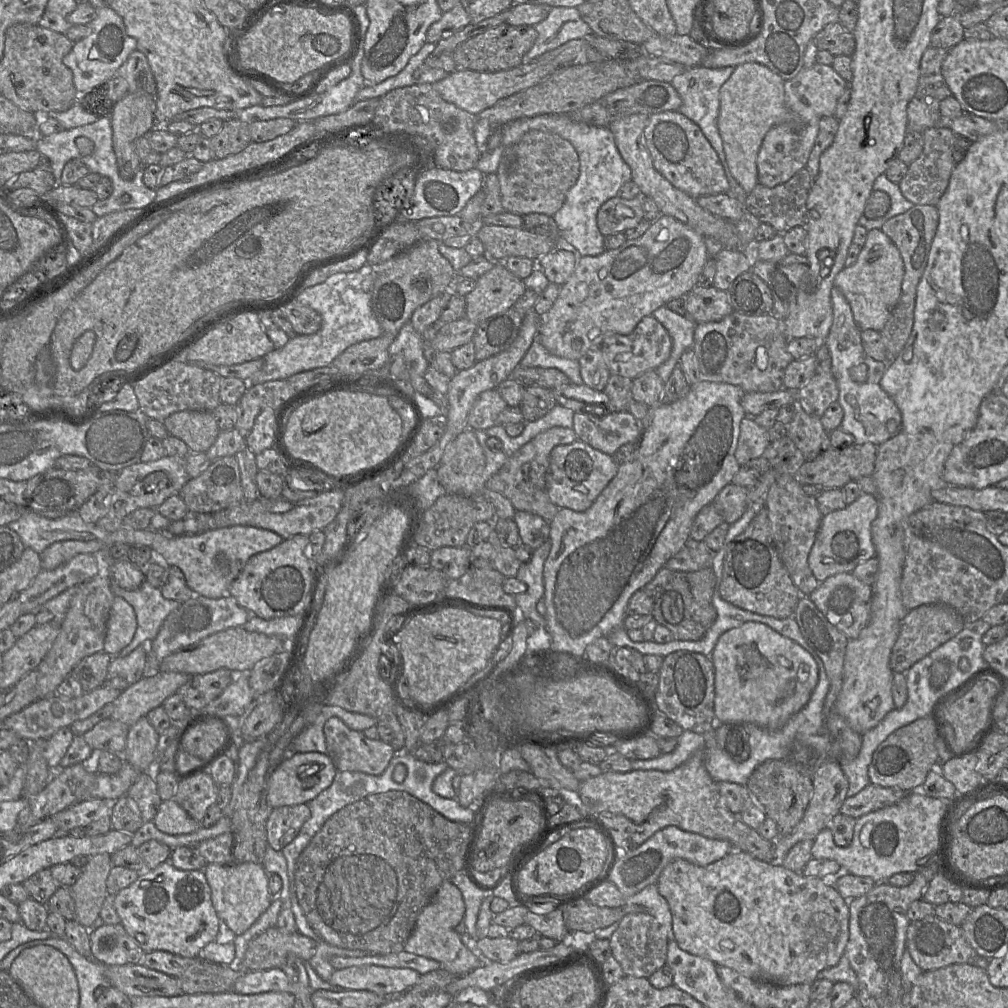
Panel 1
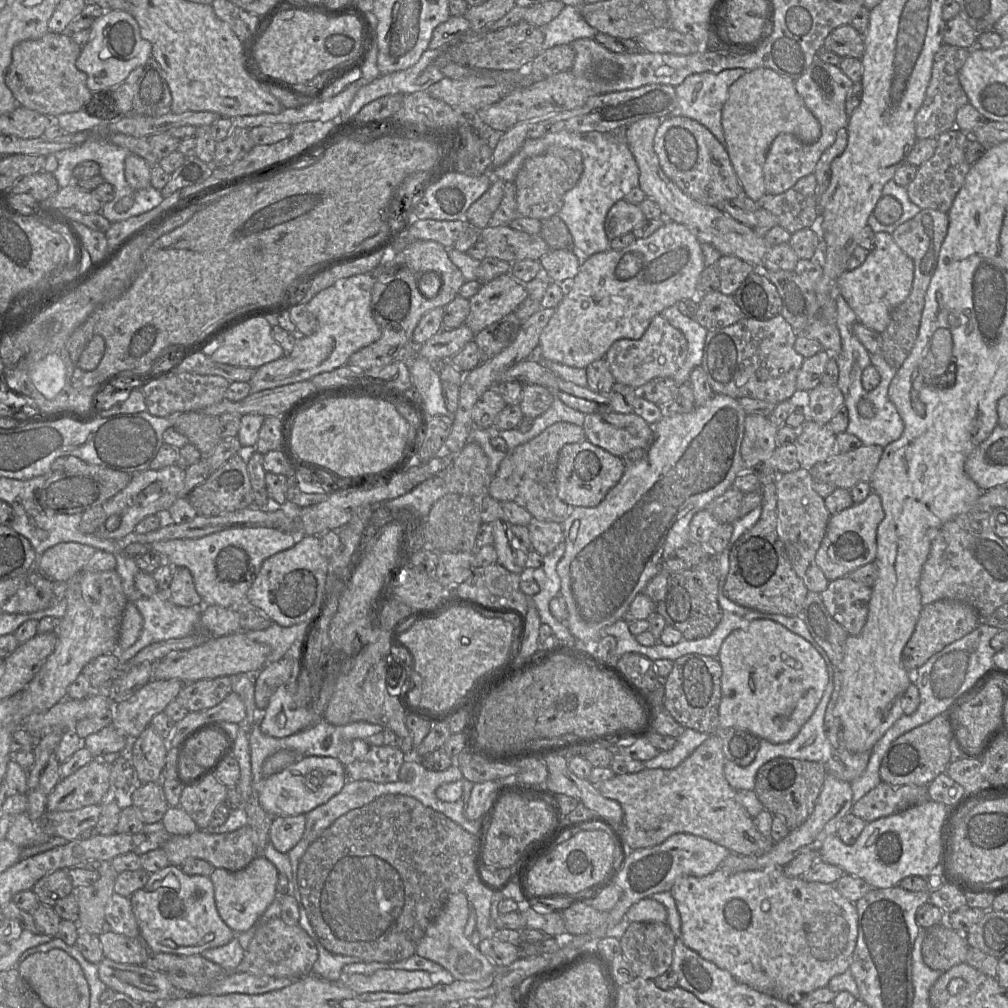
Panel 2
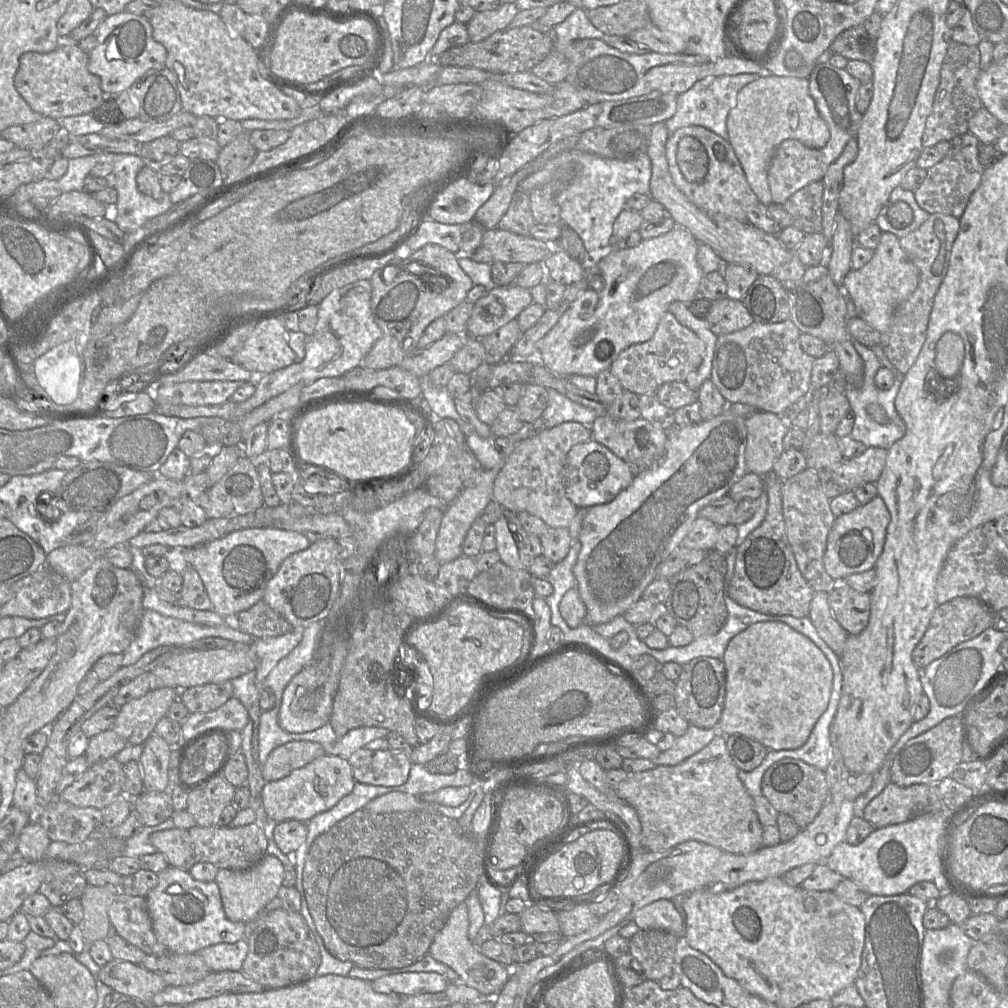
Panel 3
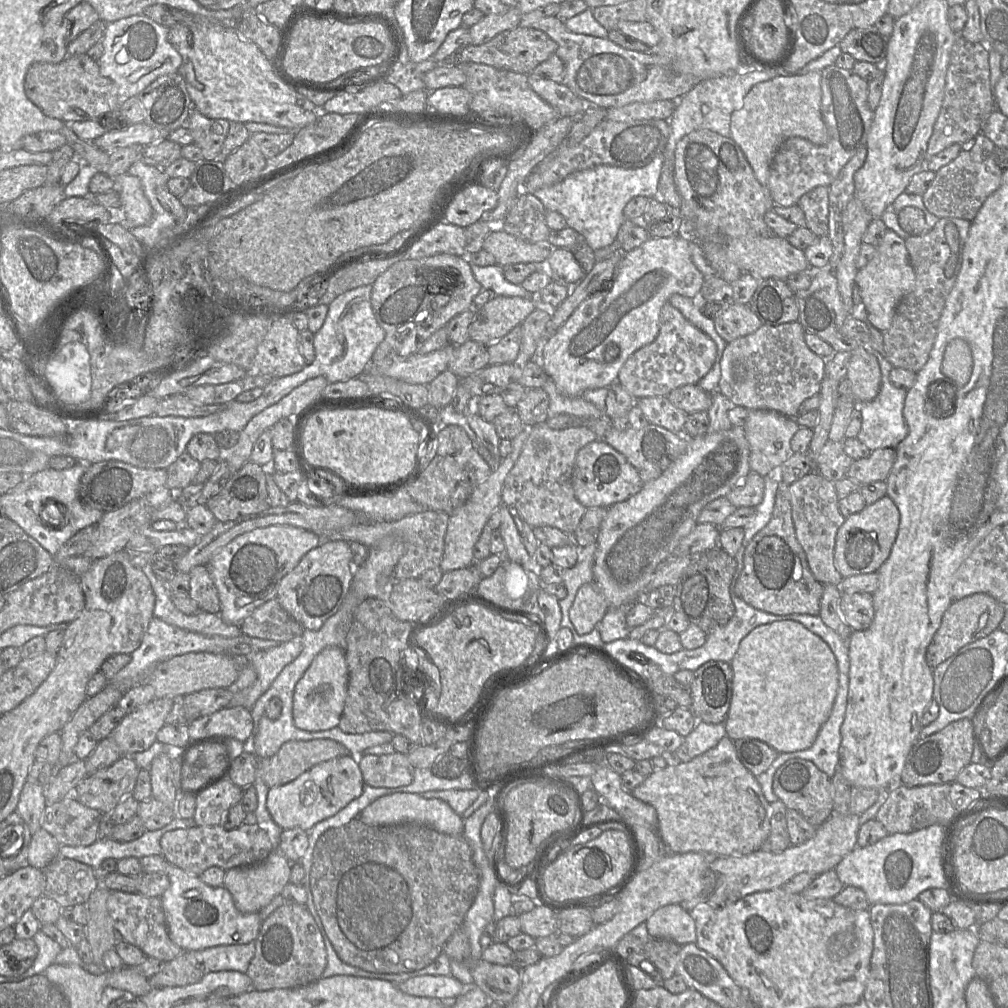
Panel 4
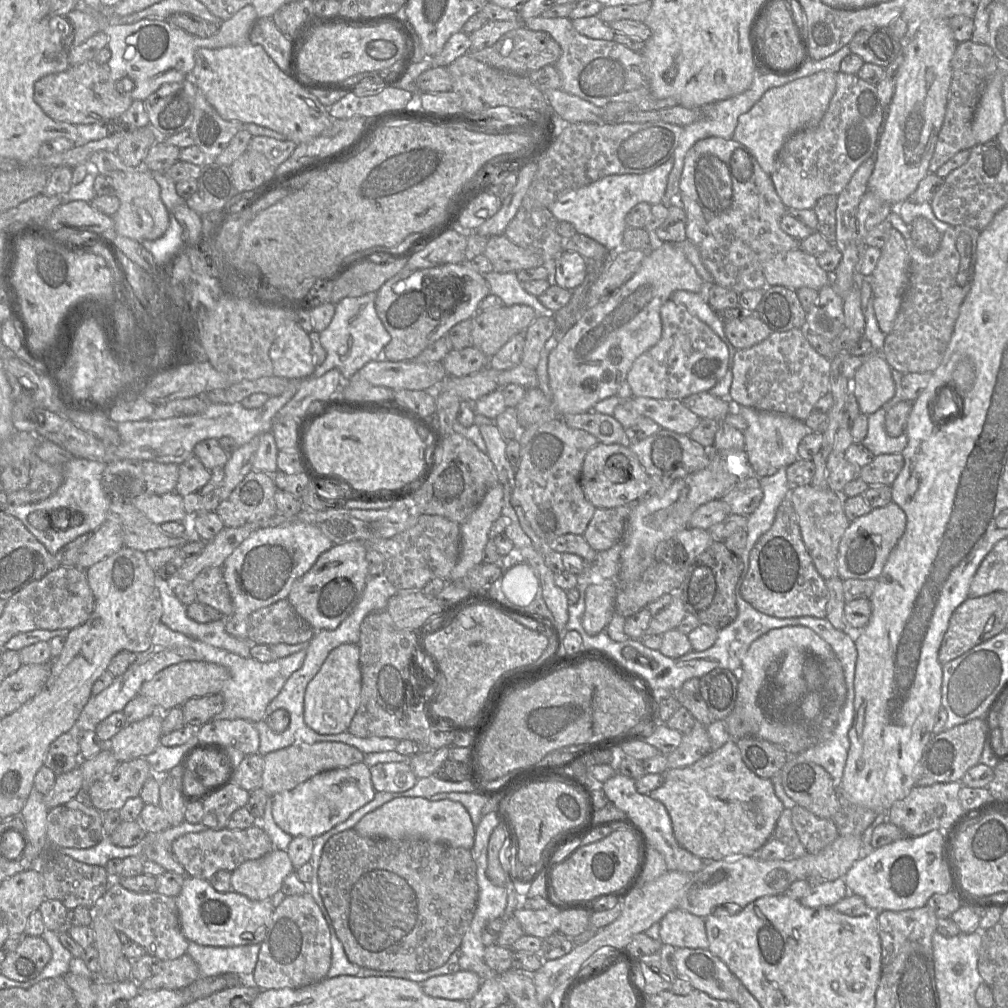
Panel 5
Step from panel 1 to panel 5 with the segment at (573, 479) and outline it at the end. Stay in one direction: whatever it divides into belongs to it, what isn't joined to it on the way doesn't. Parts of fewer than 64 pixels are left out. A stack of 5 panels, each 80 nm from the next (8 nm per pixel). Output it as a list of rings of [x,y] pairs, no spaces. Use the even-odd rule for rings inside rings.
[[[597,443],[583,462],[580,483],[587,500],[598,509],[634,505],[650,494],[649,475],[628,445]]]

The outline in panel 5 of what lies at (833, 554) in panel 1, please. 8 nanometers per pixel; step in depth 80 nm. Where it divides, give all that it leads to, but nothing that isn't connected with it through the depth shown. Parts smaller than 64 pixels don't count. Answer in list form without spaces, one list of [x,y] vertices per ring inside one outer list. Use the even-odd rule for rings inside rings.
[[[893,501],[884,507],[873,508],[868,514],[851,521],[839,544],[839,577],[842,580],[878,579],[893,548],[905,531],[906,522],[905,512]]]

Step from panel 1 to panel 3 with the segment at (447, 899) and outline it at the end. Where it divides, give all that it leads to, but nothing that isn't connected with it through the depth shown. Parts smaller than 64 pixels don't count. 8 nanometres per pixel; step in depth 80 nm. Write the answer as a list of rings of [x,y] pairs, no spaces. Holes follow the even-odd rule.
[[[465,901],[455,907],[445,926],[435,936],[428,955],[454,970],[461,983],[470,986],[487,997],[495,997],[506,984],[511,968],[484,956],[468,937],[469,918]]]

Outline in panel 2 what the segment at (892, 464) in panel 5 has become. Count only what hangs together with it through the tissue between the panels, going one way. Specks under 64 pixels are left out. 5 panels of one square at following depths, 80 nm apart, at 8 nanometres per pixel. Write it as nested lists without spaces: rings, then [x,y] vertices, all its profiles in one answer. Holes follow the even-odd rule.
[[[862,445],[855,450],[831,456],[813,465],[808,471],[814,482],[830,483],[836,488],[850,490],[860,482],[871,482],[883,448]]]

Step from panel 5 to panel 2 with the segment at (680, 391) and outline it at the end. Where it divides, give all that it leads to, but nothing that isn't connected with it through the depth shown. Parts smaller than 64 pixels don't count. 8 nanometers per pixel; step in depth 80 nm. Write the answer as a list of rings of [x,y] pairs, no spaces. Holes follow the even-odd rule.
[[[662,315],[655,316],[639,339],[619,339],[605,355],[616,382],[634,389],[659,377],[672,377],[686,360],[688,344],[683,333],[673,327]]]

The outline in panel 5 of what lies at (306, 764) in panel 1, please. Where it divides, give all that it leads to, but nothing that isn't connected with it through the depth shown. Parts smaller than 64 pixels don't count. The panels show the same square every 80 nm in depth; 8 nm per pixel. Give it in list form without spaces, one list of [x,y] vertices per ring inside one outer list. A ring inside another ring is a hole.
[[[358,763],[320,773],[292,790],[271,797],[272,816],[276,825],[290,836],[315,839],[346,821],[355,811],[372,801],[375,793],[370,768]]]

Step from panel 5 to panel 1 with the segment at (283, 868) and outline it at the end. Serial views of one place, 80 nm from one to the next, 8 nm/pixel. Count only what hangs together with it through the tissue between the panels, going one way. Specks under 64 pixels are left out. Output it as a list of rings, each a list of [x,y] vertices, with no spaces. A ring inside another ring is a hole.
[[[245,862],[230,865],[208,863],[203,869],[211,891],[211,902],[224,926],[224,940],[243,934],[267,910],[273,896],[268,888],[269,874],[262,864]]]

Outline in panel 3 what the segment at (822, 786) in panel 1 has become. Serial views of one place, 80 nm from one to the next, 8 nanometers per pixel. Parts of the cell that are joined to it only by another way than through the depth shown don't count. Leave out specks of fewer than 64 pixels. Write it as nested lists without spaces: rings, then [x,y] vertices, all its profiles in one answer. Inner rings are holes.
[[[831,799],[817,817],[791,840],[772,847],[762,847],[748,855],[724,853],[711,869],[708,888],[730,890],[748,882],[782,877],[787,871],[804,864],[825,864],[834,847],[845,841],[847,828],[854,816],[853,801],[843,800],[841,803],[835,803]]]

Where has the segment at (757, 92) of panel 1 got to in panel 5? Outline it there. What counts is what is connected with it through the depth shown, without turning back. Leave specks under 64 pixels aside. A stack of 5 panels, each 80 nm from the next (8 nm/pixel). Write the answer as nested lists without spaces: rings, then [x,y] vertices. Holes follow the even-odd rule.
[[[820,71],[767,90],[753,107],[738,118],[732,139],[747,147],[765,173],[771,175],[777,154],[793,134],[816,127],[836,89],[836,73]]]

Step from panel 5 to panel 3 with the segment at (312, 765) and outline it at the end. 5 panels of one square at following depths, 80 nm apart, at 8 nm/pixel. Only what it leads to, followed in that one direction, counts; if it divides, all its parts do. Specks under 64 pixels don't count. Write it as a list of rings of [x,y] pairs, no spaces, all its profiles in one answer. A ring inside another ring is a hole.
[[[308,741],[286,743],[270,753],[262,767],[262,777],[265,782],[283,779],[324,755],[326,755],[325,750],[318,743]]]

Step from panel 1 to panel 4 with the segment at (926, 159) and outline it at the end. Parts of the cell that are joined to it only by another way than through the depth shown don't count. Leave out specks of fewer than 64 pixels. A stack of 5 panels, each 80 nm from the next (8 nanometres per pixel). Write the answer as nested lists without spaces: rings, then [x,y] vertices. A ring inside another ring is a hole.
[[[978,133],[971,143],[961,146],[965,149],[961,150],[954,160],[936,172],[935,179],[932,185],[922,195],[922,200],[929,212],[938,218],[958,218],[971,222],[984,201],[999,188],[1003,169],[998,166],[995,160],[995,149],[997,145],[983,133]]]

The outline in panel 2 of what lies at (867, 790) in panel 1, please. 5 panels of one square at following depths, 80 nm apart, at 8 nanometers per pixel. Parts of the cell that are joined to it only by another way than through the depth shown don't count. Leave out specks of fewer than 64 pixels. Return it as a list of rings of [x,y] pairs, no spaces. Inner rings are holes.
[[[881,782],[851,808],[851,814],[866,823],[901,813],[930,800],[927,786],[895,786]]]

